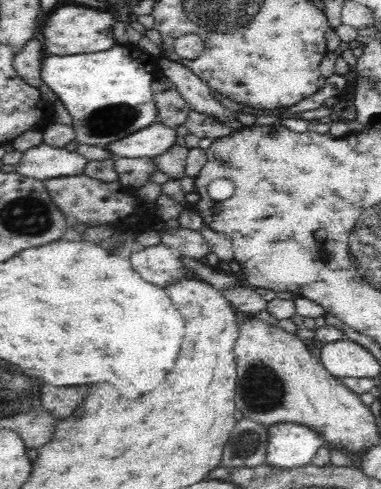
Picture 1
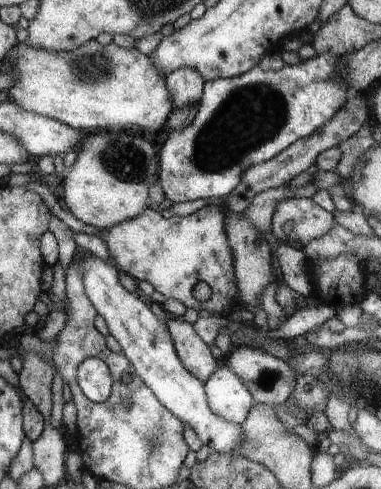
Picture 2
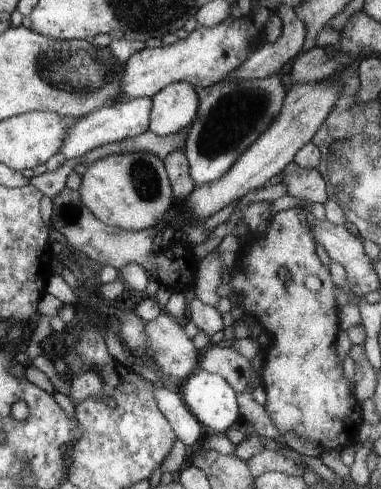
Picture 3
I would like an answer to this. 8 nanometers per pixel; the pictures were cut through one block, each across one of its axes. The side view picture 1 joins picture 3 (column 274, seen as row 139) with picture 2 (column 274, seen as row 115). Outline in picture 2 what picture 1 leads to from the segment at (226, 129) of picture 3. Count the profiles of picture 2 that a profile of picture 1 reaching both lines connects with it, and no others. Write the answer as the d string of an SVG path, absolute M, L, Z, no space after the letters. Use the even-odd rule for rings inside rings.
M325 50L317 52L313 58L299 60L297 64L283 64L279 70L261 70L253 66L235 78L209 80L199 96L199 110L189 120L187 126L177 126L167 130L165 138L157 150L157 182L161 186L163 198L171 204L195 202L199 198L223 198L237 190L241 178L257 164L277 158L281 150L289 150L301 138L315 136L321 126L331 122L335 114L341 112L353 86L343 74L341 56Z

